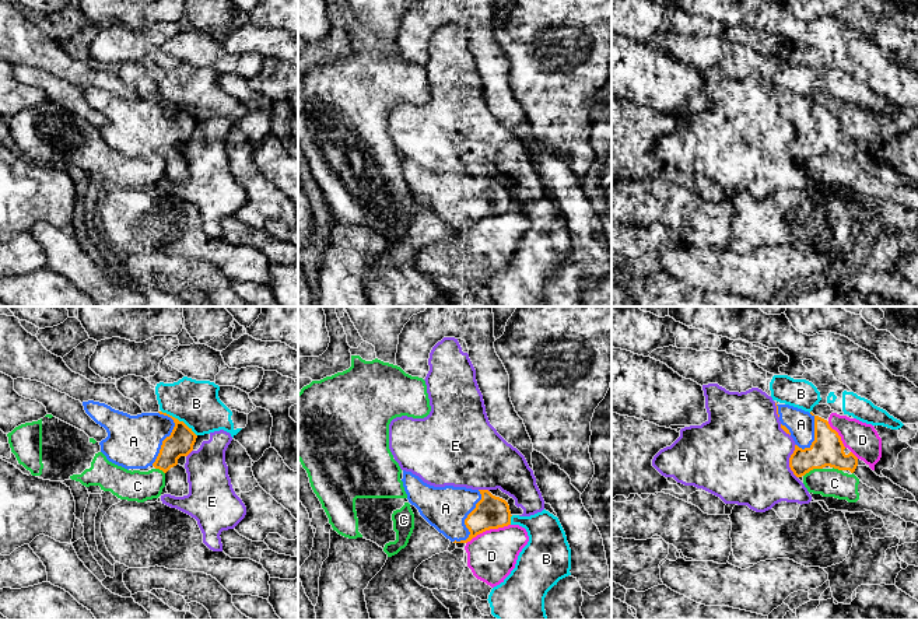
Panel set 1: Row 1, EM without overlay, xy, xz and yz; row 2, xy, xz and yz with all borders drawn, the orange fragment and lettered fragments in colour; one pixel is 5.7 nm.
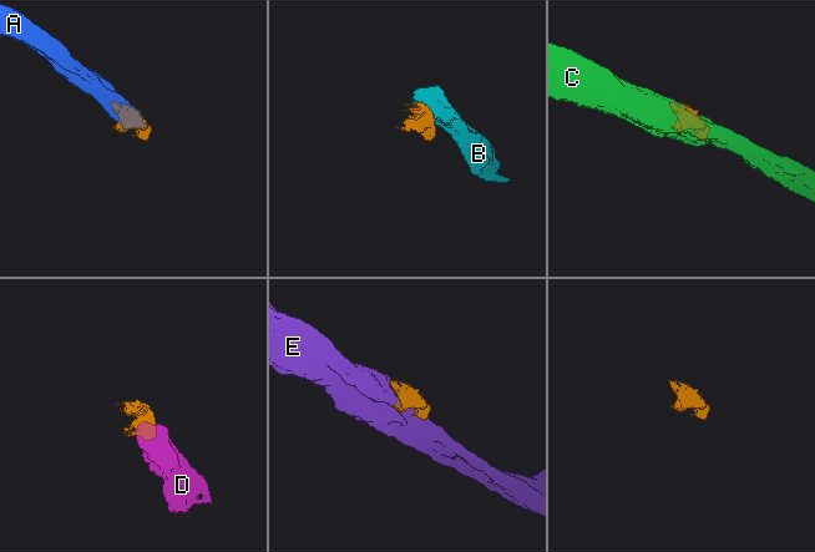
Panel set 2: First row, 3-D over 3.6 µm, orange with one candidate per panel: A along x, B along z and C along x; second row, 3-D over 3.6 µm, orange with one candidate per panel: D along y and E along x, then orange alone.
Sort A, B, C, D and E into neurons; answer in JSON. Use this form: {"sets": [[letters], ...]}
{"sets": [["A"], ["B"], ["C"], ["D"], ["E"]]}

